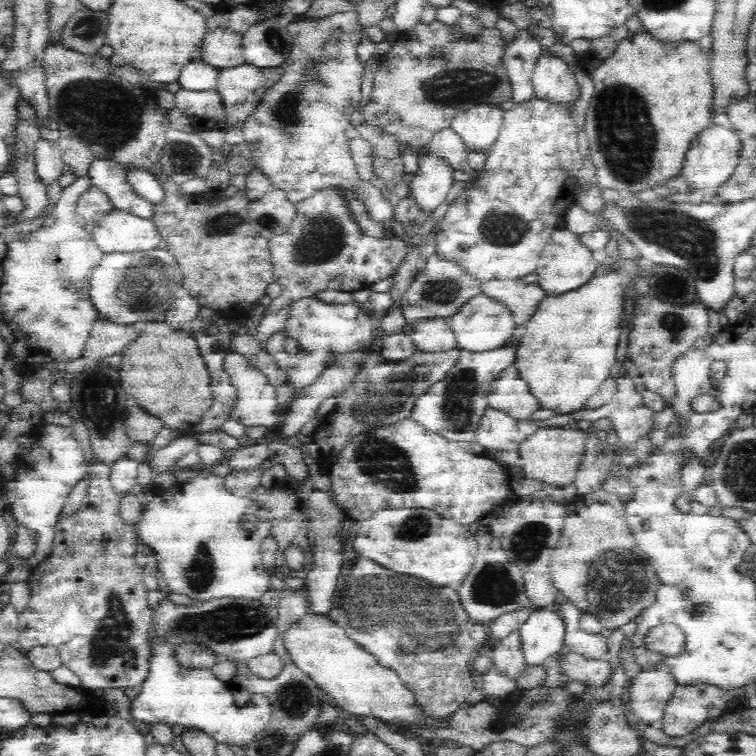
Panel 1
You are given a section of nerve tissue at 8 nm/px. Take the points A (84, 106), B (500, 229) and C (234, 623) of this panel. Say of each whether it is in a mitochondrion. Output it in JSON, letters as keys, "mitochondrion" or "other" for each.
{"A":"mitochondrion","B":"mitochondrion","C":"mitochondrion"}

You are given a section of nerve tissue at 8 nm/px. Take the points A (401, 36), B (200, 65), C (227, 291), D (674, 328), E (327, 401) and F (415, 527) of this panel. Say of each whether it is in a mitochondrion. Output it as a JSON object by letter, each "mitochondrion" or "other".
{"A":"other","B":"other","C":"other","D":"mitochondrion","E":"other","F":"mitochondrion"}

